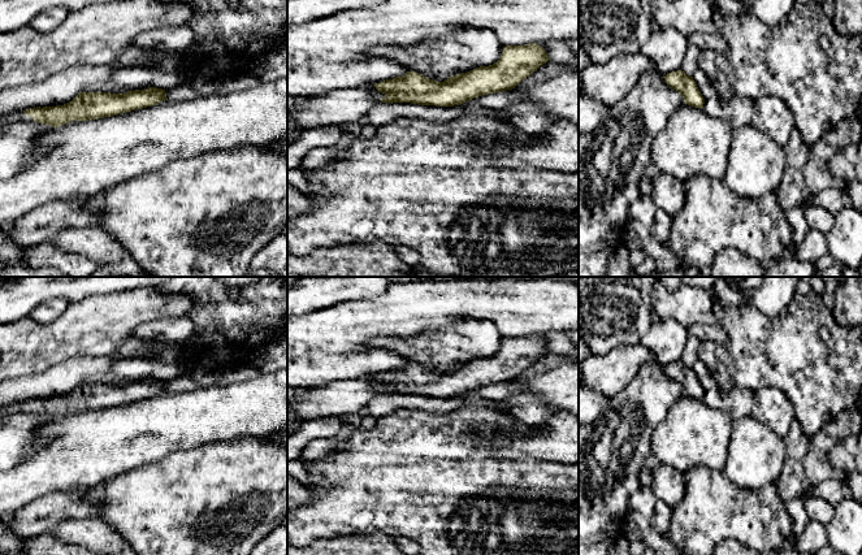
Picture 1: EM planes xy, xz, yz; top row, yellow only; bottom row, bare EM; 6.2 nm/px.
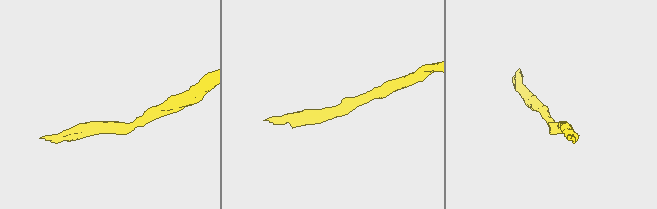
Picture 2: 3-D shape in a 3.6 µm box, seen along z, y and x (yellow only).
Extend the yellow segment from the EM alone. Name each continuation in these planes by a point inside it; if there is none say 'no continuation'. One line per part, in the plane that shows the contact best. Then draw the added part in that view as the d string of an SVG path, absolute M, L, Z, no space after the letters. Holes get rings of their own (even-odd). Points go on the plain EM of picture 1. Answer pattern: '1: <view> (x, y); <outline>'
1: xy (18, 407); M17 402L10 406L7 406L0 411L0 416L17 415L25 412L34 412L33 408L29 408L23 404L23 402Z

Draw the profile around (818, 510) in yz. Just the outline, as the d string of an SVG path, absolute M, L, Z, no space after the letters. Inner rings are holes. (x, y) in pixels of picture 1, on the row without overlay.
M818 497L803 499L805 511L809 520L827 525L833 516L833 506Z

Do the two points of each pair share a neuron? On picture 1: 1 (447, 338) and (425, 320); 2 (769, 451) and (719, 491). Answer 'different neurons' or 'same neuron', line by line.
1: different neurons
2: different neurons

